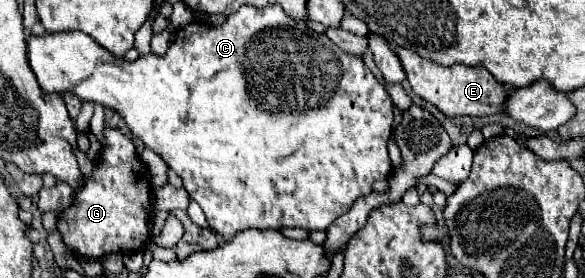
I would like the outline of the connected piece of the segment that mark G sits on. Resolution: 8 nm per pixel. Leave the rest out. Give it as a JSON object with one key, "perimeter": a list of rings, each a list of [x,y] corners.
{"perimeter":[[[104,128],[104,138],[108,148],[102,150],[92,176],[76,192],[74,204],[58,216],[58,230],[64,244],[76,254],[96,260],[112,252],[142,250],[148,240],[148,216],[152,210],[148,174],[136,156],[134,142],[112,128]]]}

